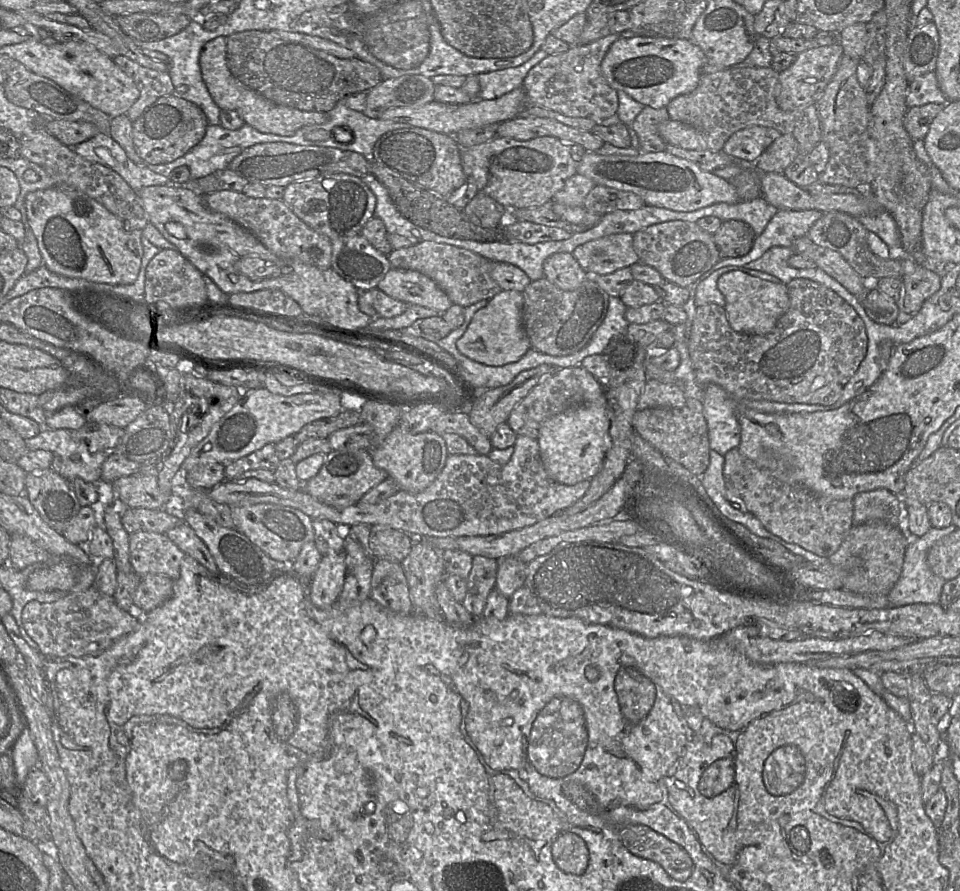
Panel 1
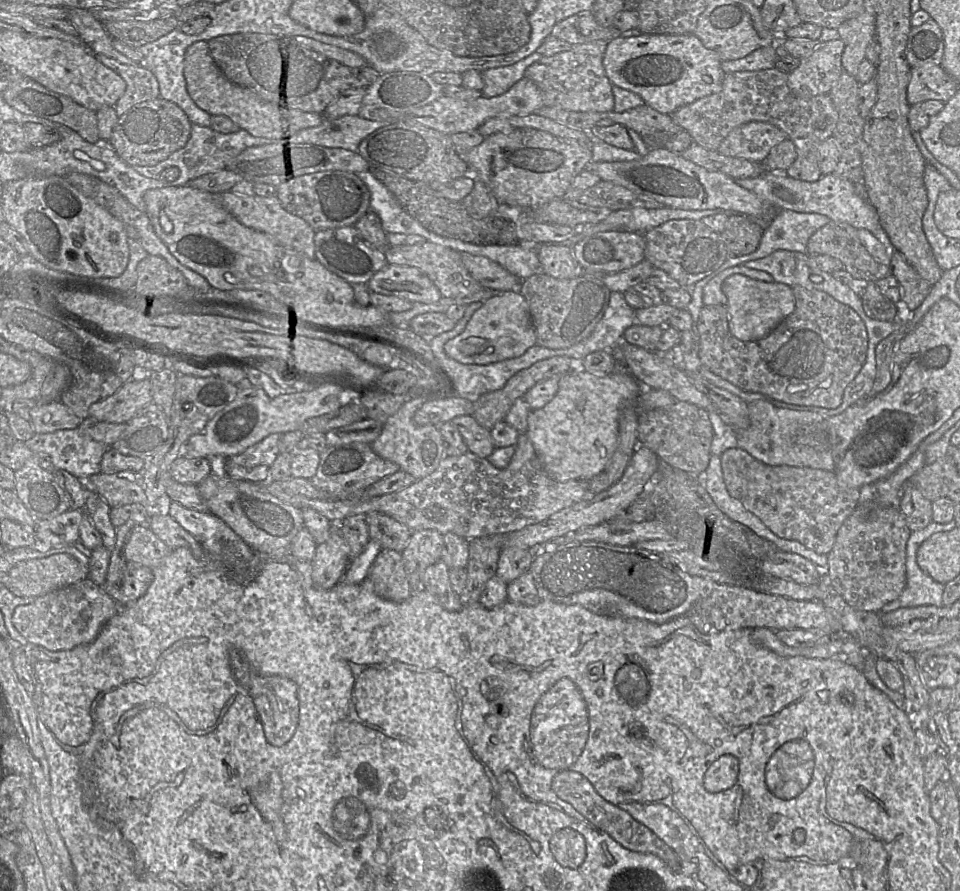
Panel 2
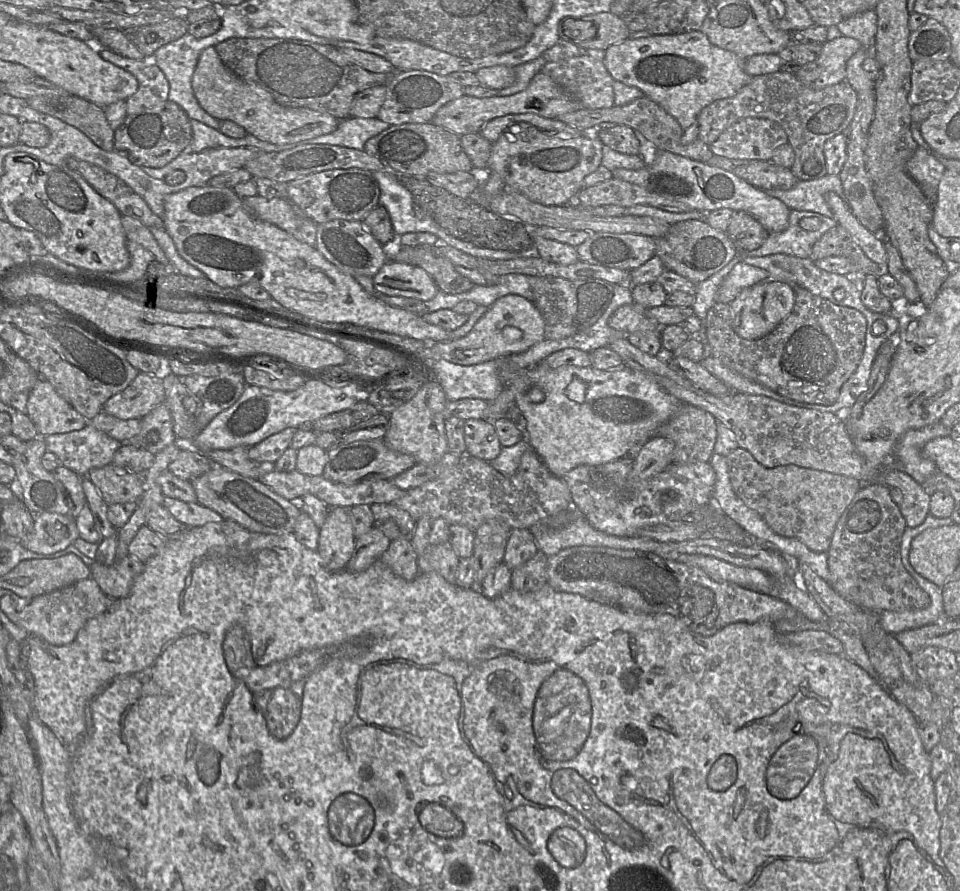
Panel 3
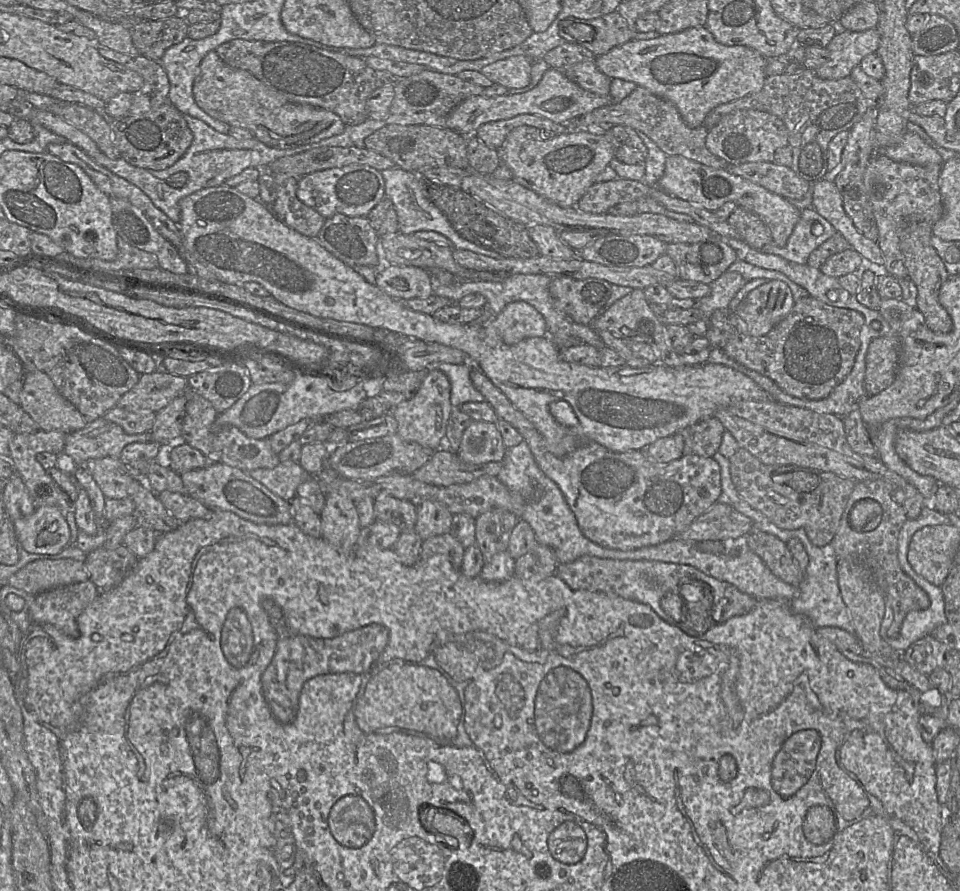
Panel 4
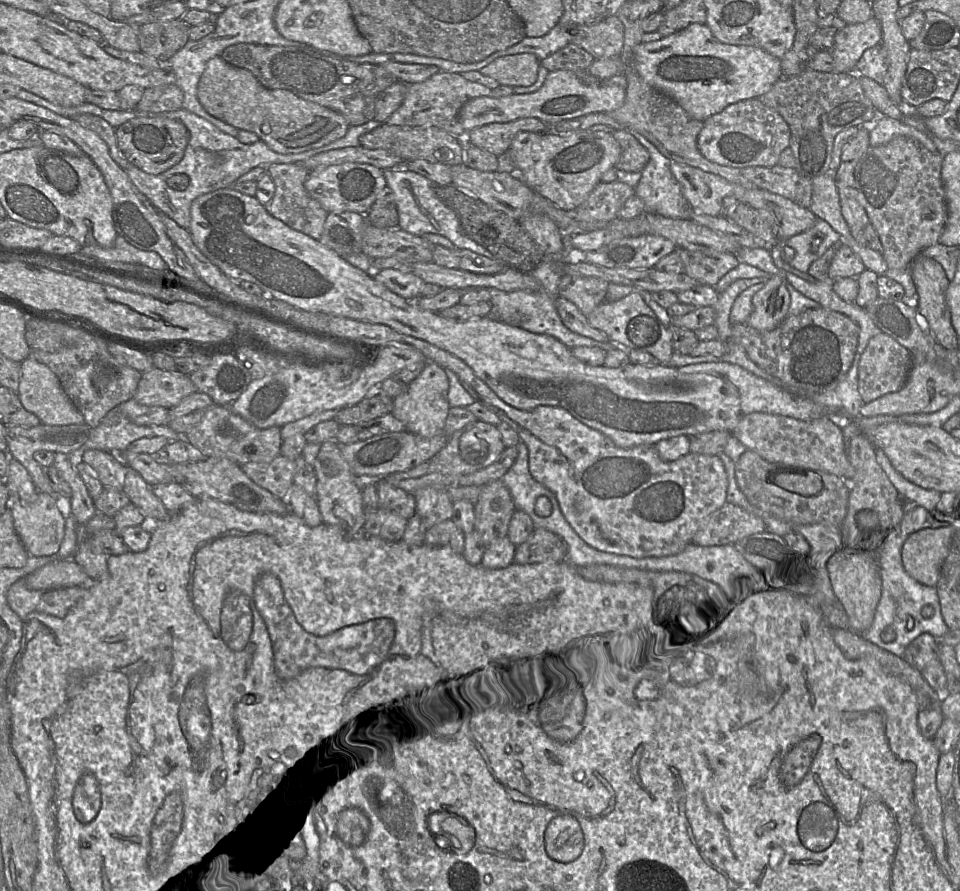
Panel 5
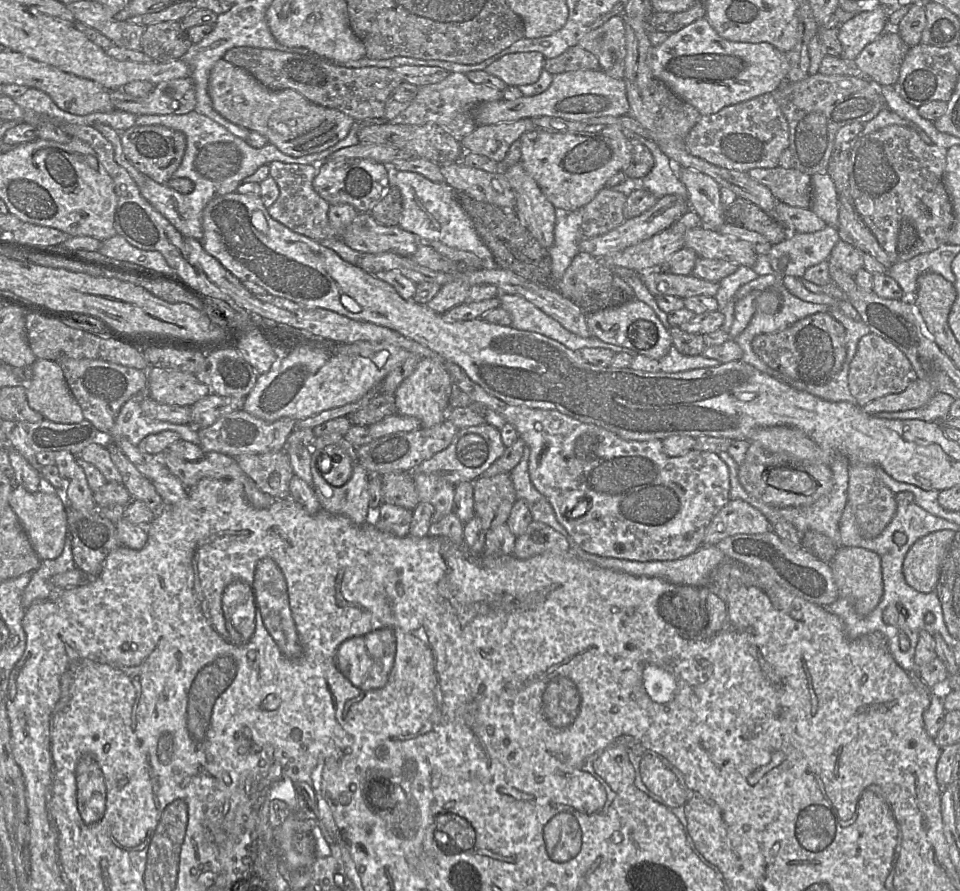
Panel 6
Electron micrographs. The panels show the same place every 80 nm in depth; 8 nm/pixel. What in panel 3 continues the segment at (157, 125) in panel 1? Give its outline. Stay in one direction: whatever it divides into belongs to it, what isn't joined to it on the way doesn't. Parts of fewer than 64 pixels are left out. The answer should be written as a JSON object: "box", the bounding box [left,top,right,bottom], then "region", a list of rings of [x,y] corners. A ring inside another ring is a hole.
{"box":[114,101,193,168],"region":[[[172,101],[127,115],[114,132],[114,148],[131,163],[140,167],[162,168],[178,157],[193,138],[191,120],[185,111]]]}

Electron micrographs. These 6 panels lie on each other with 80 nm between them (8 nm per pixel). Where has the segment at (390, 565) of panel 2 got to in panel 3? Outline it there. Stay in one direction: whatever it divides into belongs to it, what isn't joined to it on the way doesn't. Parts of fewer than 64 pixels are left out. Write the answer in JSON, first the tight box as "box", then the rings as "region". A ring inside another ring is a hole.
{"box":[379,540,418,581],"region":[[[392,540],[379,560],[389,567],[398,577],[411,581],[418,576],[418,555],[410,540]]]}

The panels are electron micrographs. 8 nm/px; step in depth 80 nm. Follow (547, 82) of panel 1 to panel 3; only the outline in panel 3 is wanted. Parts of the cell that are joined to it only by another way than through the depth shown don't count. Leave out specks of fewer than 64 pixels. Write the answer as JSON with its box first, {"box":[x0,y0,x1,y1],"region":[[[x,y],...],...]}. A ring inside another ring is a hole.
{"box":[541,50,614,109],"region":[[[585,50],[585,53],[562,60],[547,62],[541,72],[549,76],[561,90],[577,100],[584,109],[602,109],[614,106],[614,80],[604,66],[605,51]]]}

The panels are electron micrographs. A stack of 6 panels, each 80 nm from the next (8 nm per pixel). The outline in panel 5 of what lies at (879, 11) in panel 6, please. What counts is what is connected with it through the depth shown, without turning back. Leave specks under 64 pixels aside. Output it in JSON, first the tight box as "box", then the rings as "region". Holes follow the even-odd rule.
{"box":[830,16,881,73],"region":[[[874,16],[866,22],[847,24],[837,30],[834,45],[830,51],[834,60],[832,73],[854,72],[863,52],[879,45],[881,40],[881,27]]]}

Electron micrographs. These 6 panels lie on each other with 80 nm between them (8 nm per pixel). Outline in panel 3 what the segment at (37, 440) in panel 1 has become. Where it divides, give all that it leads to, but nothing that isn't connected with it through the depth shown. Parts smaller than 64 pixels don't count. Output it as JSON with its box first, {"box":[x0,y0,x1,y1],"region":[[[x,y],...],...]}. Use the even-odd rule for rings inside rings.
{"box":[44,422,122,476],"region":[[[89,422],[81,430],[44,436],[46,449],[54,453],[60,465],[87,476],[95,468],[112,462],[114,453],[122,445]]]}

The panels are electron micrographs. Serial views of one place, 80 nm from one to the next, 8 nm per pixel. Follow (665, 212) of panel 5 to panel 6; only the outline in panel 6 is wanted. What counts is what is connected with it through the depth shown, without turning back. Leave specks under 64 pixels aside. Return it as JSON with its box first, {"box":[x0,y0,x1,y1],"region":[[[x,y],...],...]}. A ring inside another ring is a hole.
{"box":[619,129,688,199],"region":[[[619,129],[626,138],[637,140],[648,148],[654,158],[654,166],[651,171],[640,181],[640,187],[648,190],[657,198],[669,194],[675,194],[687,199],[688,192],[685,185],[680,181],[676,167],[672,161],[652,141],[627,129]]]}

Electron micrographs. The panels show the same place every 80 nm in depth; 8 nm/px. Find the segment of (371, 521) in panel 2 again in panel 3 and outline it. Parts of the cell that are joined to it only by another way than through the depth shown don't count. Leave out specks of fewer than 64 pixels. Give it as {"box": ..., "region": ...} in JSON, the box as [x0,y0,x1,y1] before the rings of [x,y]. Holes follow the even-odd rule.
{"box":[370,503,416,541],"region":[[[375,503],[370,507],[374,527],[381,530],[391,541],[412,538],[416,521],[407,511],[393,503]]]}

